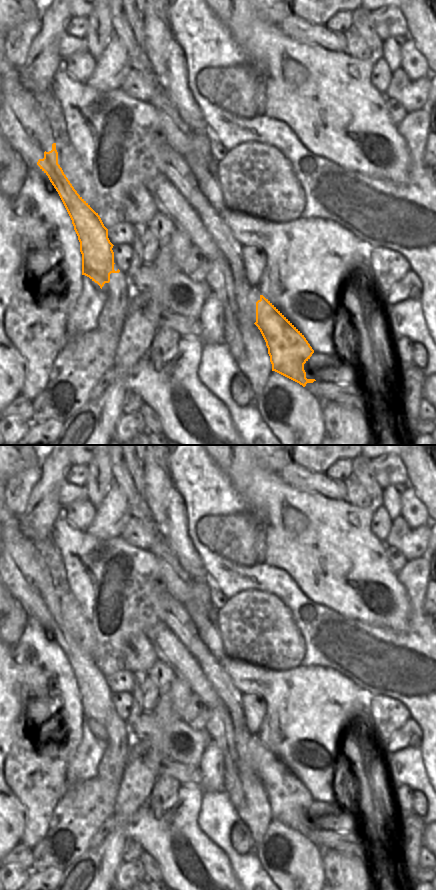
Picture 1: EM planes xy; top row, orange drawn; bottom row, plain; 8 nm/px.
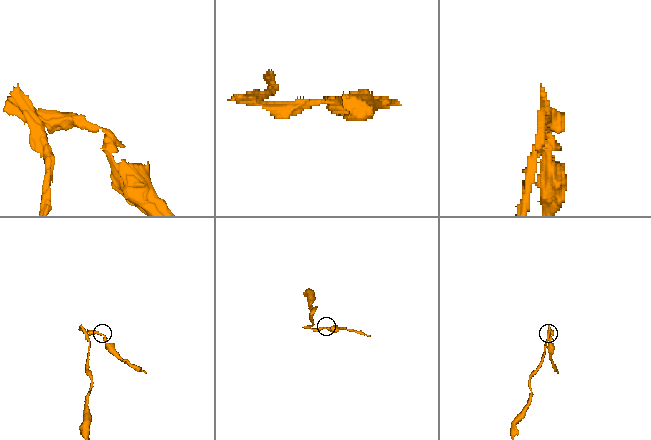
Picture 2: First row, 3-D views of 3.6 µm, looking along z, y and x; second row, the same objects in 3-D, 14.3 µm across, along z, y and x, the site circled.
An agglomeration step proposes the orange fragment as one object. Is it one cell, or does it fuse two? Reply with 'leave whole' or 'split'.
split

